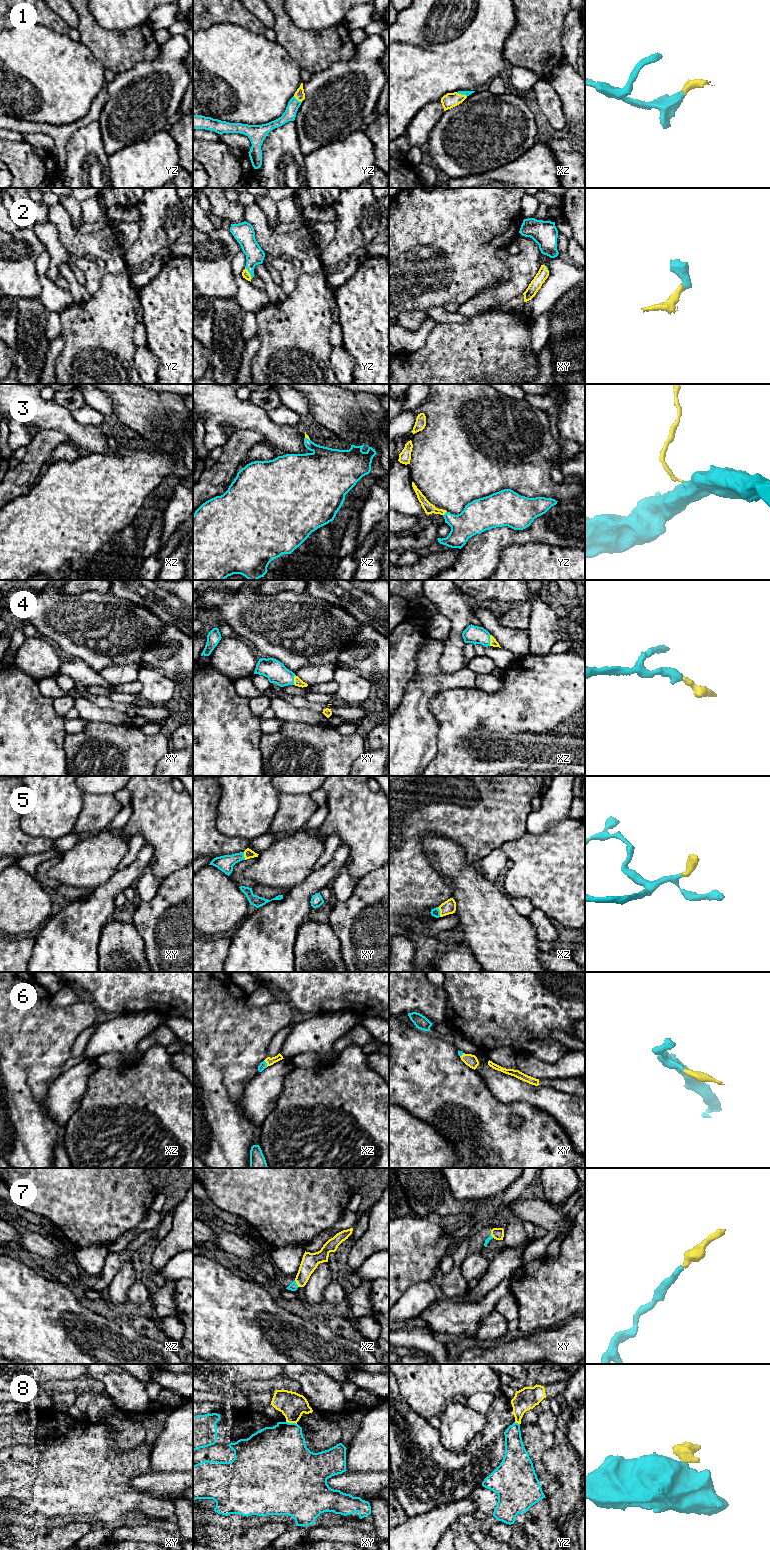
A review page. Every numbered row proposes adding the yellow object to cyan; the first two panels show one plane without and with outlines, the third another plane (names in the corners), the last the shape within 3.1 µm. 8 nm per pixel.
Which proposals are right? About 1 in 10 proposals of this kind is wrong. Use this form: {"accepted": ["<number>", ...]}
{"accepted": ["1", "2", "3", "4", "5", "6", "7"]}

